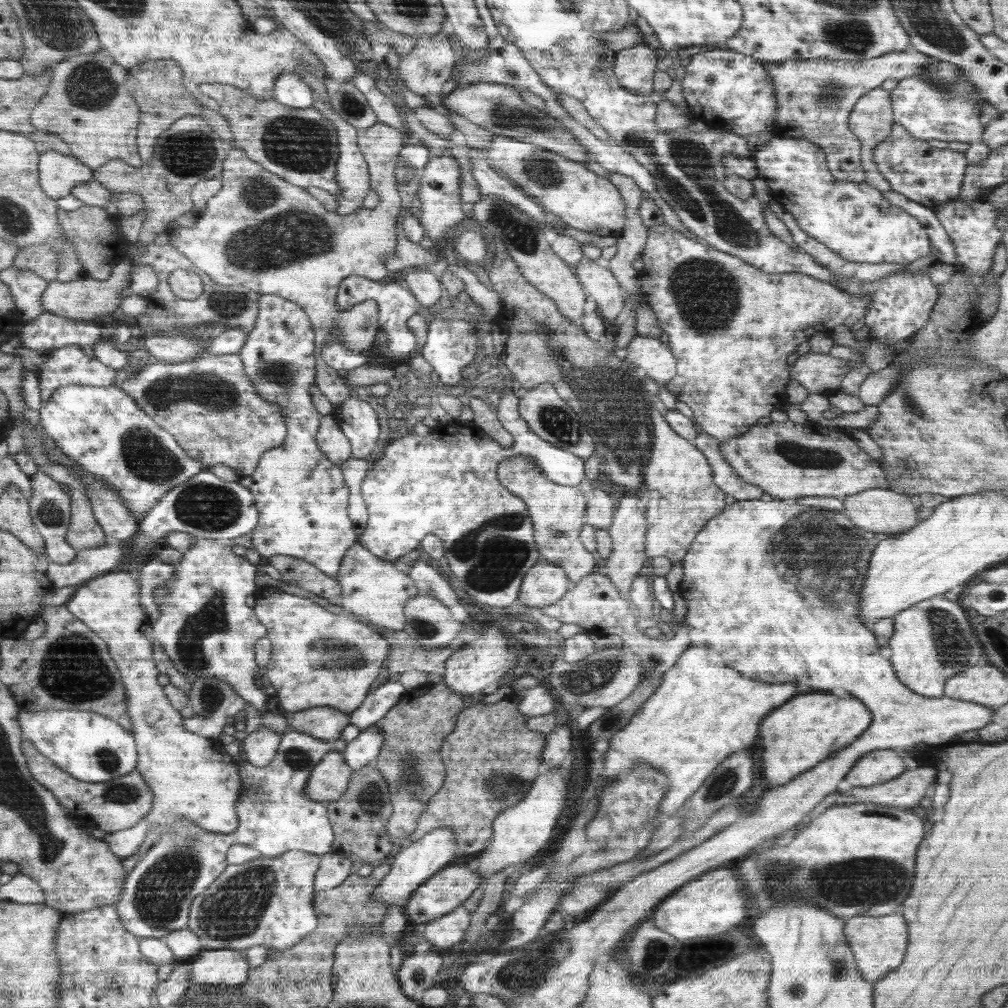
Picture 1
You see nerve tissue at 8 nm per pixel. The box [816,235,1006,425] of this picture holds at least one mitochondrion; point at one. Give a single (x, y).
(911, 402)

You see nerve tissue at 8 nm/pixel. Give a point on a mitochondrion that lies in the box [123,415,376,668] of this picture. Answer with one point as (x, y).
(207, 505)

